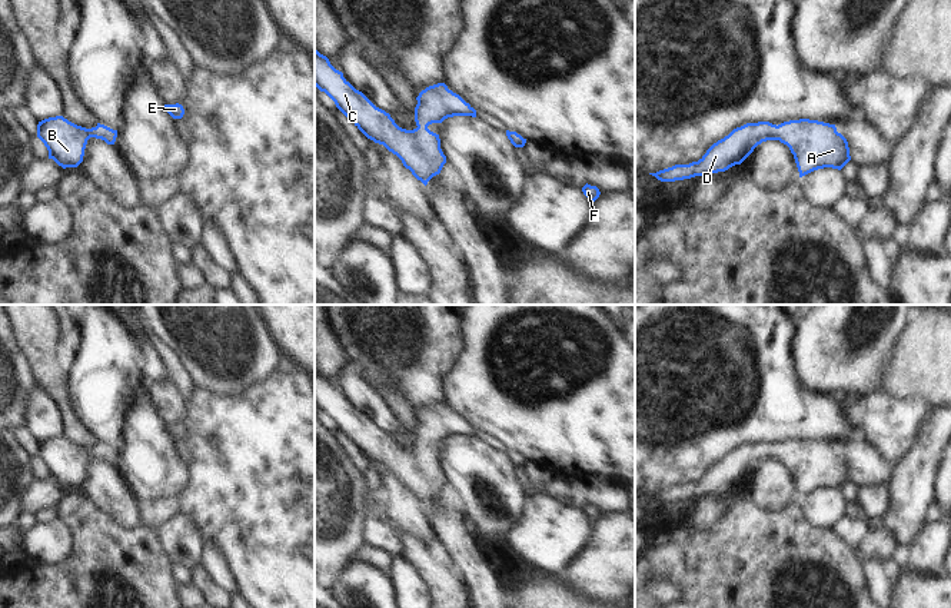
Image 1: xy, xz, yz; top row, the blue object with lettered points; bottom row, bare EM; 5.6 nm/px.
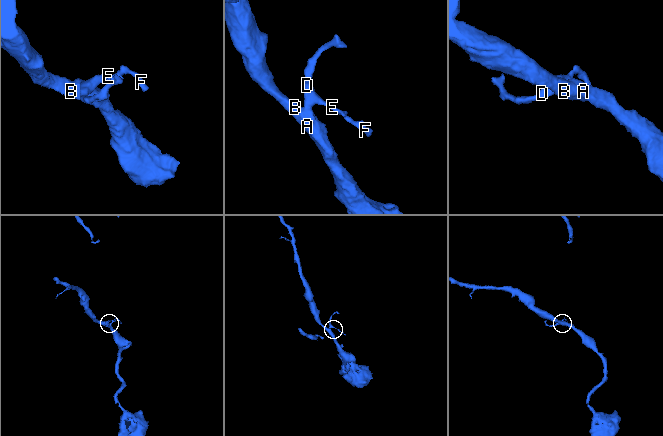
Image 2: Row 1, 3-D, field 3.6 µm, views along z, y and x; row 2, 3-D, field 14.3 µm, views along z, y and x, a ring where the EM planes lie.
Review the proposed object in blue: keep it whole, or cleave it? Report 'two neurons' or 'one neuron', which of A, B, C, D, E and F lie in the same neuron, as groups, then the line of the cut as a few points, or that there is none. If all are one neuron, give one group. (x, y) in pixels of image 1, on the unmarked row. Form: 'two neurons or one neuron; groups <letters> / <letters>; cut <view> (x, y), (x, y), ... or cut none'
one neuron; groups A B C D E F; cut none

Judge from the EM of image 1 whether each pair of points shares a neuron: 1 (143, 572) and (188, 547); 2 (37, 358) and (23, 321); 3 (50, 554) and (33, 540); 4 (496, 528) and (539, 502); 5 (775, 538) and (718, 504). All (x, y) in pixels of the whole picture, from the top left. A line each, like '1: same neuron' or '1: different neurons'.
1: different neurons
2: same neuron
3: same neuron
4: different neurons
5: different neurons

